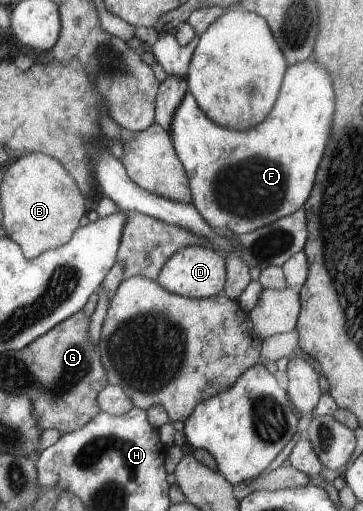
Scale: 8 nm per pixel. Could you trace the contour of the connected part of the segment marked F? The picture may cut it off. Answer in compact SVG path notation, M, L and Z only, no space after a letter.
M313 58L289 67L273 110L264 121L246 131L219 126L201 110L197 99L187 91L172 117L170 134L188 172L193 204L200 215L216 231L237 236L248 234L304 207L314 187L318 163L322 161L324 147L332 131L334 110L333 76Z

